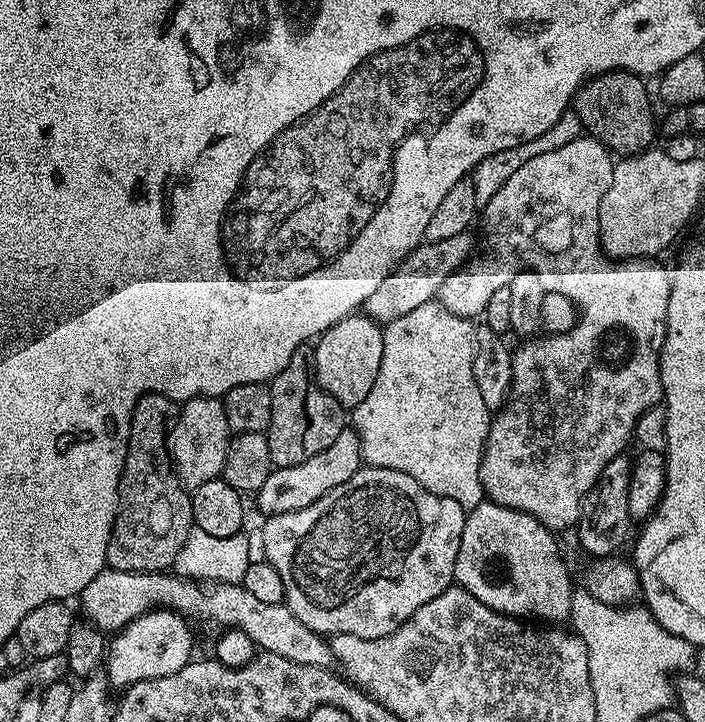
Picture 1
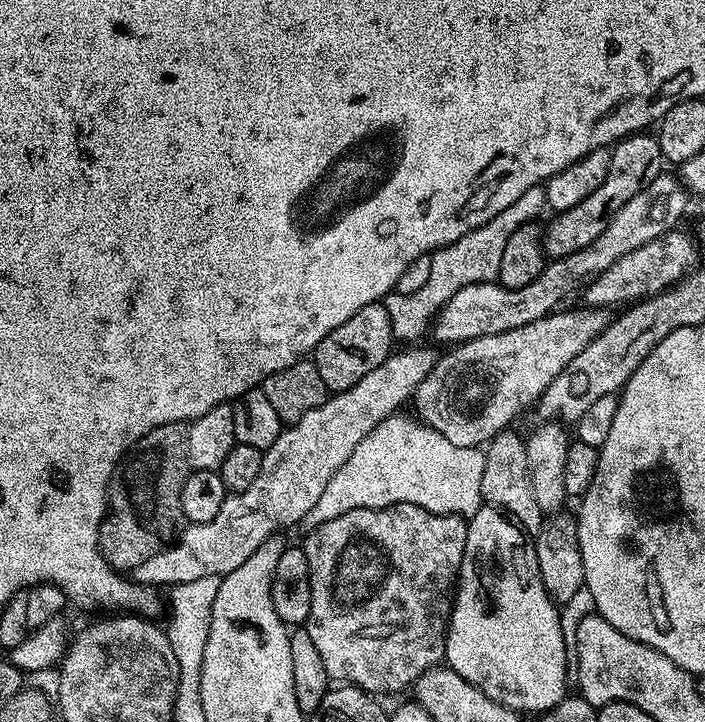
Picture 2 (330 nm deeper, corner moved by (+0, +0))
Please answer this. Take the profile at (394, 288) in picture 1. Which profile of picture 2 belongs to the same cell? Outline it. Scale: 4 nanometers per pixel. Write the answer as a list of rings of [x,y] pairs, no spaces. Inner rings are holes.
[[[633,134],[617,140],[611,149],[610,170],[606,170],[606,182],[590,194],[590,198],[582,198],[578,206],[570,206],[570,210],[555,213],[552,221],[544,228],[544,254],[552,260],[566,258],[578,250],[585,249],[610,225],[618,210],[634,198],[644,187],[650,186],[665,171],[666,161],[662,154],[662,146],[652,134]]]

